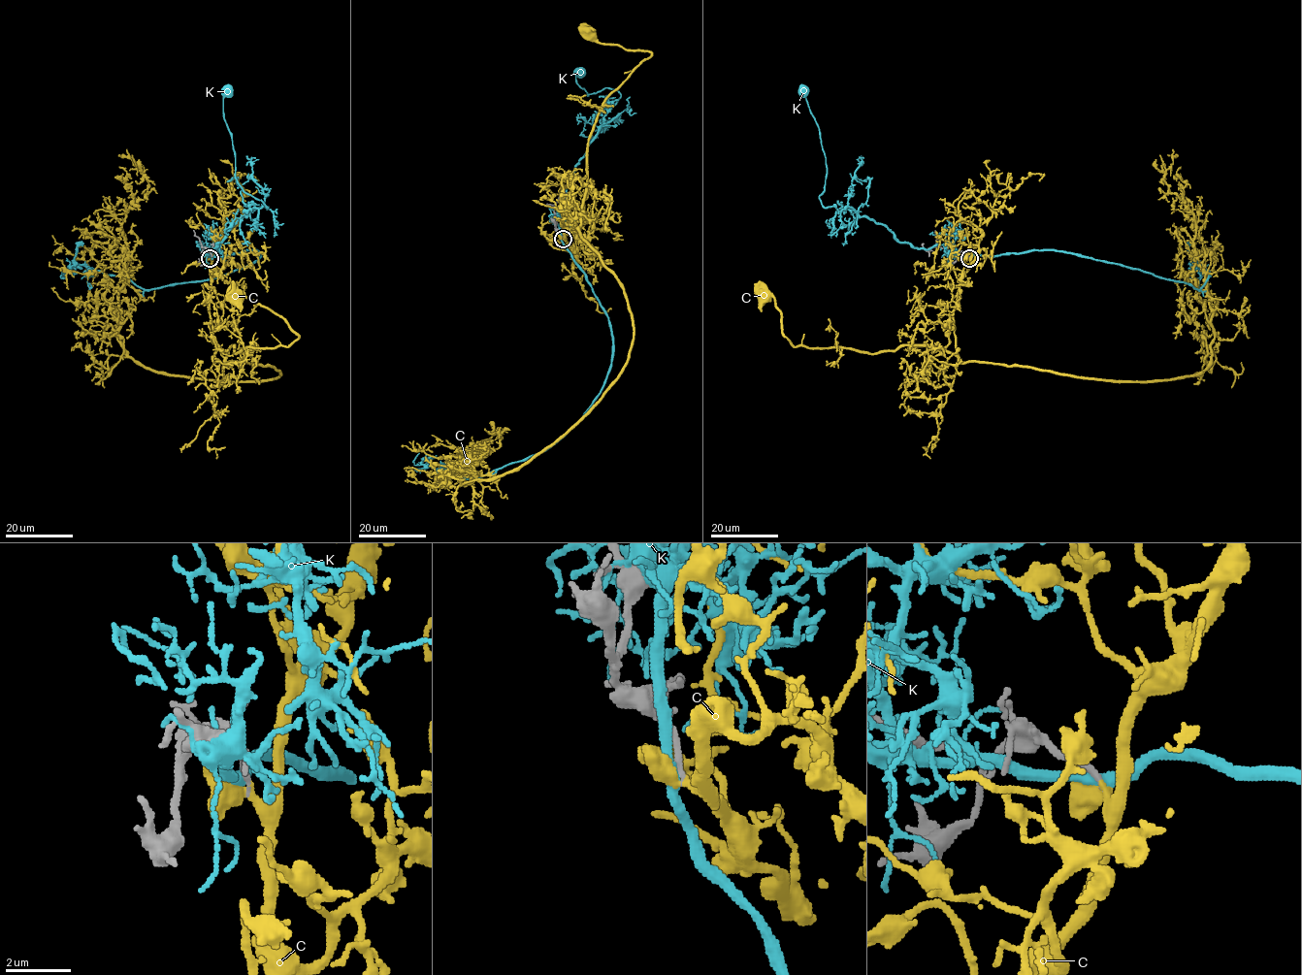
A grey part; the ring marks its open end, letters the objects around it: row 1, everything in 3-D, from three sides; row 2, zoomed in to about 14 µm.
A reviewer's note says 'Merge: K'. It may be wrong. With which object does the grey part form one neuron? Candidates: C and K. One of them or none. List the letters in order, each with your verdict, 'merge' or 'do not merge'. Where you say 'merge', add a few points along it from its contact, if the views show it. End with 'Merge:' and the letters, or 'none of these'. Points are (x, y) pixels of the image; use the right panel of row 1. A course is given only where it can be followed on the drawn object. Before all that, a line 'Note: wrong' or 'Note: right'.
Note: wrong
C: merge | via (969, 257), (953, 313), (958, 356), (925, 345), (875, 353), (795, 346), (782, 332), (775, 299), (764, 294)
K: do not merge
Merge: C

